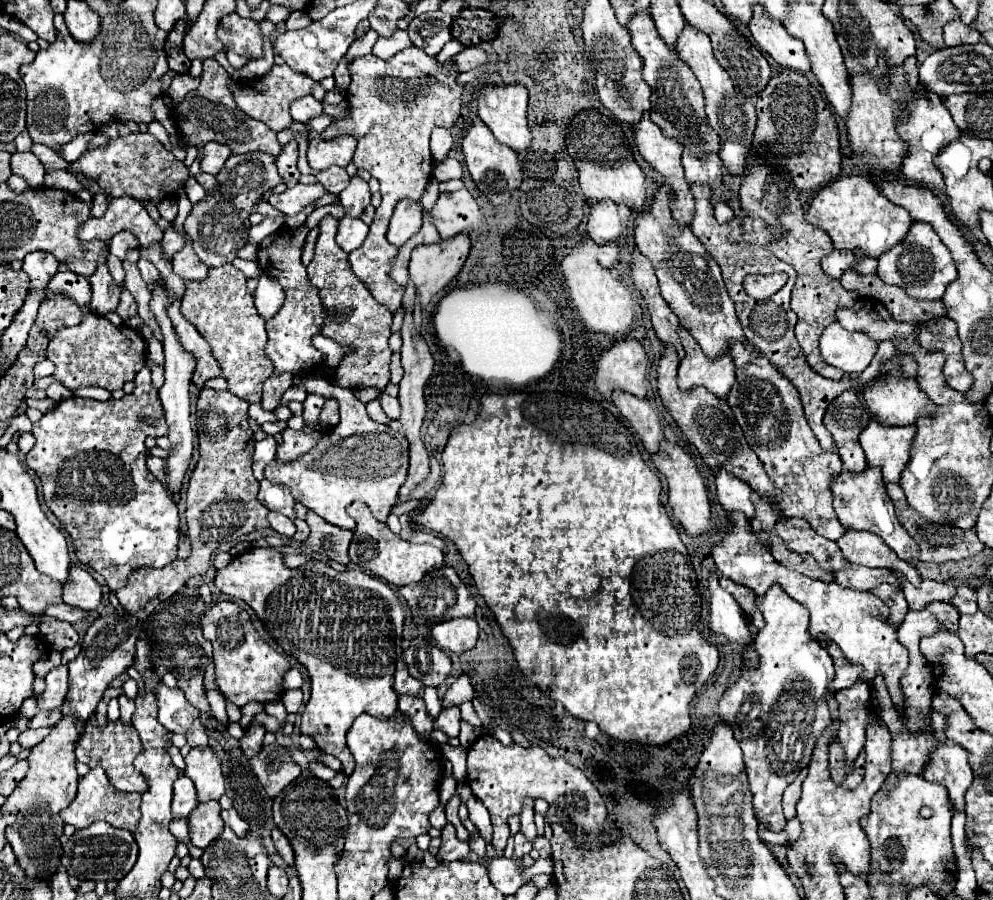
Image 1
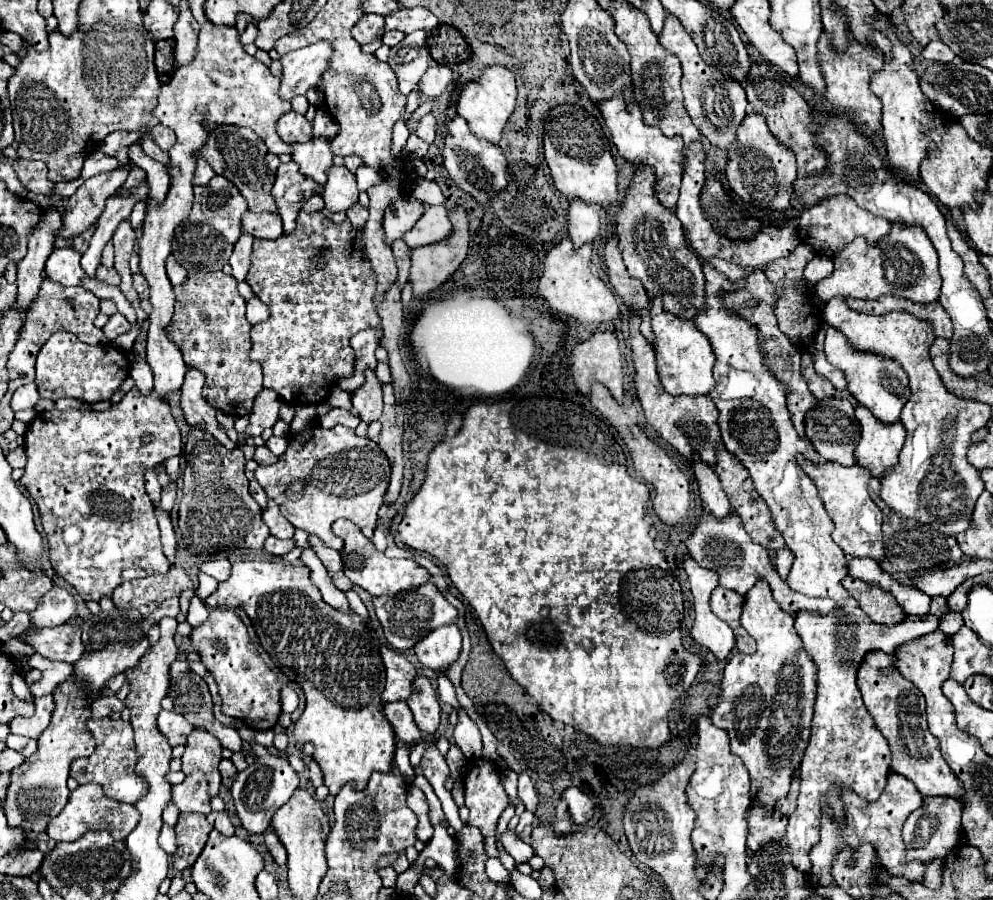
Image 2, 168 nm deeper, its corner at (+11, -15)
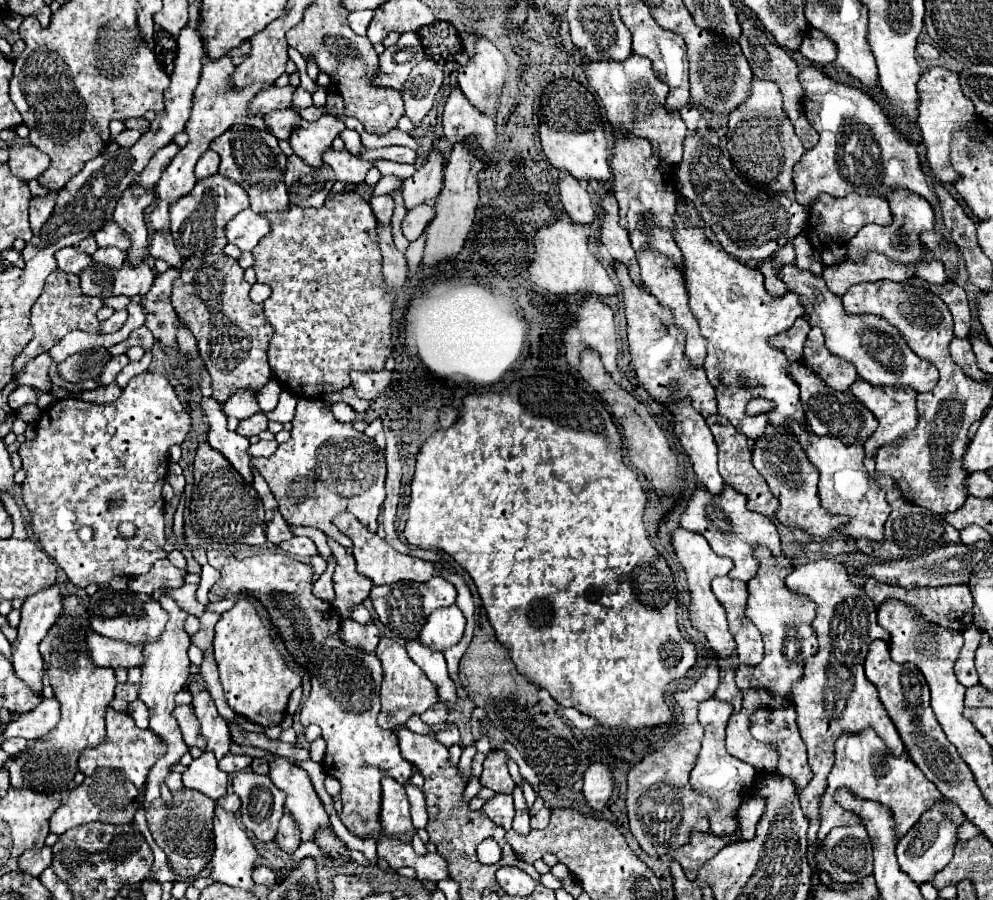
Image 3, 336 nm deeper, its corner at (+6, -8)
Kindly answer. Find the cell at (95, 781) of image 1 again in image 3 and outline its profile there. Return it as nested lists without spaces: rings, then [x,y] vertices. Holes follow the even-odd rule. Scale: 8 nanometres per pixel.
[[[102,768],[94,772],[90,778],[84,778],[80,786],[70,790],[66,802],[60,808],[56,808],[56,812],[50,818],[50,832],[60,836],[66,830],[88,824],[92,820],[108,824],[128,824],[134,820],[136,810],[138,810],[138,790],[134,788],[134,784],[126,780],[122,772],[112,768]]]

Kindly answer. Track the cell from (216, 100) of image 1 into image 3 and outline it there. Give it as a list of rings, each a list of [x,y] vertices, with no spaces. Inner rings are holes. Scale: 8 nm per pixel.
[[[252,126],[228,128],[220,138],[216,138],[210,148],[220,154],[220,174],[236,180],[250,196],[250,208],[254,212],[284,212],[290,208],[290,200],[284,188],[286,156],[278,148],[278,140],[268,130],[258,130]]]

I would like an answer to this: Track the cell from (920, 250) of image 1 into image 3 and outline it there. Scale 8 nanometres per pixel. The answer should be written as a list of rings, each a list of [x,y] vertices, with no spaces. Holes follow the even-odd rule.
[[[890,192],[888,202],[892,206],[894,222],[886,228],[882,228],[882,226],[860,228],[860,232],[846,244],[846,258],[852,262],[860,262],[870,252],[878,252],[878,254],[888,256],[890,260],[902,262],[906,266],[914,266],[914,276],[920,280],[926,280],[928,284],[936,284],[936,286],[948,284],[944,264],[940,260],[924,260],[922,258],[928,250],[920,242],[920,234],[922,234],[922,230],[934,230],[934,222],[936,222],[932,206],[926,200],[922,200],[922,196],[916,196],[912,192]]]

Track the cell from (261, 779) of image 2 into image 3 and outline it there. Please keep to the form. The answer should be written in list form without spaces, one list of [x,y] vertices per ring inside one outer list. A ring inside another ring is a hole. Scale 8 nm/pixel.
[[[242,770],[232,778],[232,788],[240,796],[242,824],[258,840],[268,842],[276,836],[278,820],[284,814],[284,792],[274,786],[268,774]]]

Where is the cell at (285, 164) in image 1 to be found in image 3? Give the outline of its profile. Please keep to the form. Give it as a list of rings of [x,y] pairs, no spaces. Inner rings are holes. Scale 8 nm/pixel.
[[[296,154],[288,156],[286,190],[294,206],[320,208],[332,184],[334,184],[334,172],[330,166],[314,168],[310,164],[304,164],[304,160]]]

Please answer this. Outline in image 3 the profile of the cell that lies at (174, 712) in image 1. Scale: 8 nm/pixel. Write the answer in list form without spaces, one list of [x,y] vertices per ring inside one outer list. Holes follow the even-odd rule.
[[[192,704],[178,705],[172,714],[178,720],[178,726],[182,730],[182,736],[186,740],[187,746],[198,746],[200,750],[204,750],[204,740],[200,738],[200,724]]]

